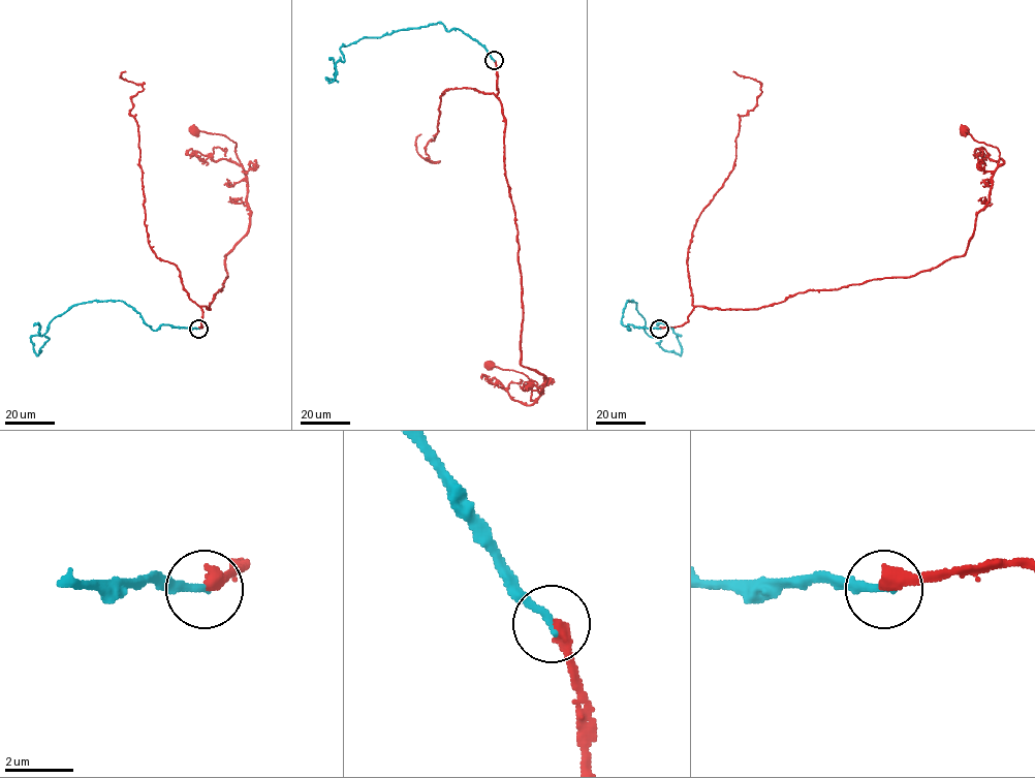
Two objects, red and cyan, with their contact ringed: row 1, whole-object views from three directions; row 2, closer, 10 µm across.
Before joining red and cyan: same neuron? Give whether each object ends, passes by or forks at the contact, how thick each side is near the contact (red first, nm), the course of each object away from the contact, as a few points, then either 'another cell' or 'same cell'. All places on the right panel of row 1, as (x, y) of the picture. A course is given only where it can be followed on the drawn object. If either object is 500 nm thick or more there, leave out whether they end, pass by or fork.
red ends; cyan ends; calibres 400 and 220 nm; course red (660, 329), (682, 325), (697, 306), (760, 308), (962, 256), (1000, 153), (964, 131); course cyan (660, 329), (628, 330), (621, 320), (626, 302), (636, 303), (649, 335), (680, 354), (679, 335), (658, 325); same cell

